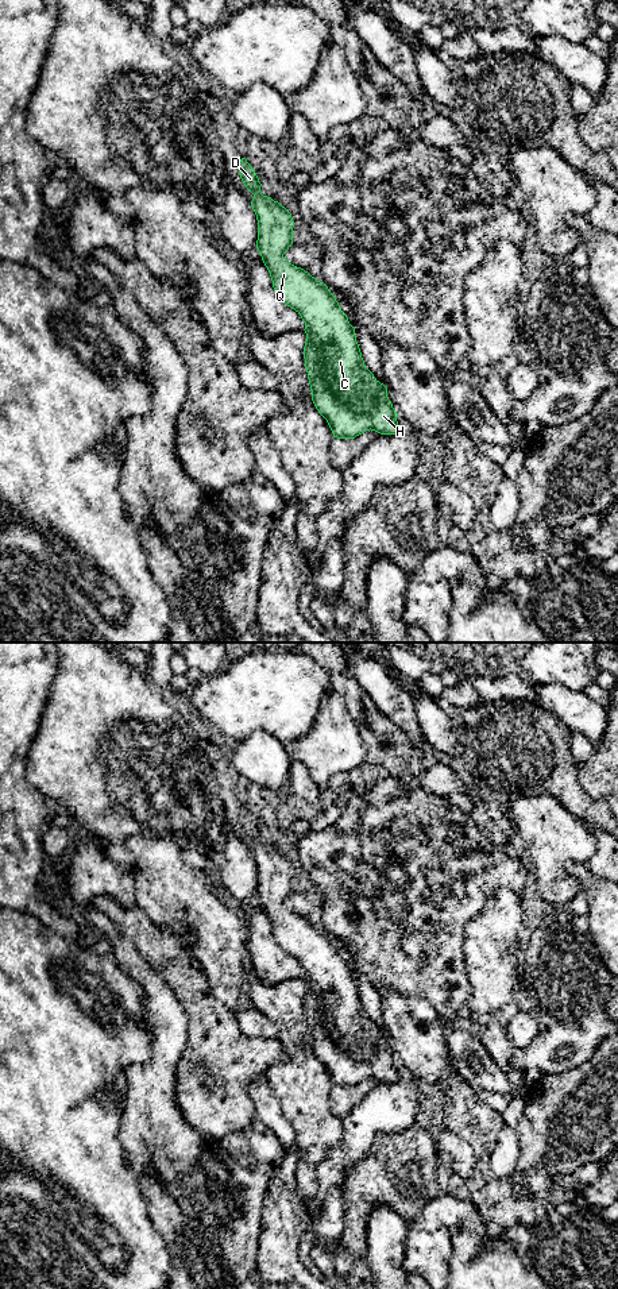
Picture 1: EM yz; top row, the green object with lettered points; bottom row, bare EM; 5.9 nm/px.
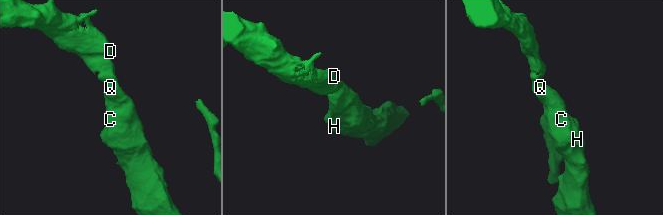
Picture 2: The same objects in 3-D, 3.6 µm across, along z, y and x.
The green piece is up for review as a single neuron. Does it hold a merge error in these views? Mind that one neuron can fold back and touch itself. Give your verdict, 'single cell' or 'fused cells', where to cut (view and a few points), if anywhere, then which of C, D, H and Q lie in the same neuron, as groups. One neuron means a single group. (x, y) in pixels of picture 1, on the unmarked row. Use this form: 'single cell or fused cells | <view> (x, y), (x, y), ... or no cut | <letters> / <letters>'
single cell | no cut | C D H Q

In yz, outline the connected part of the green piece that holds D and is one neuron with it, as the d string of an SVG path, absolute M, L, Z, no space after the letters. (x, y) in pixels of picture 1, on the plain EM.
M246 806L239 810L239 822L254 842L256 896L274 939L305 970L304 1007L316 1057L337 1087L355 1087L370 1077L395 1082L399 1080L398 1061L387 1045L387 1035L366 1015L355 976L336 945L324 930L283 904L293 892L291 861L262 842L262 831Z

